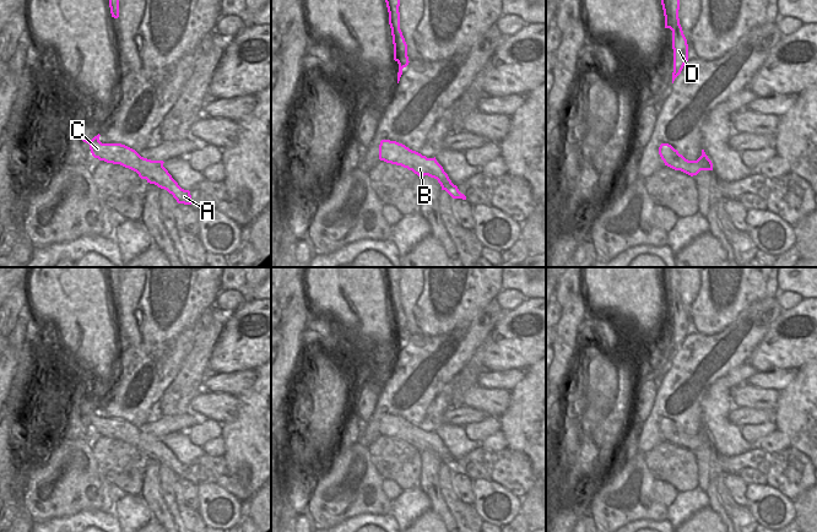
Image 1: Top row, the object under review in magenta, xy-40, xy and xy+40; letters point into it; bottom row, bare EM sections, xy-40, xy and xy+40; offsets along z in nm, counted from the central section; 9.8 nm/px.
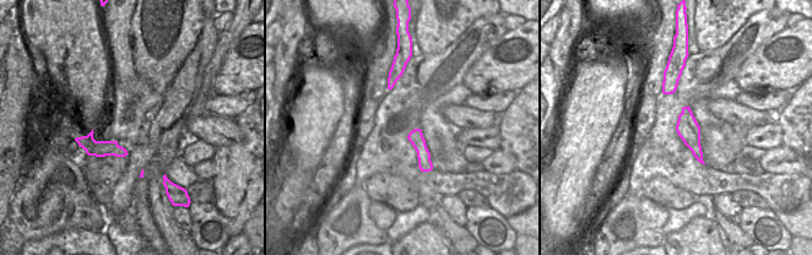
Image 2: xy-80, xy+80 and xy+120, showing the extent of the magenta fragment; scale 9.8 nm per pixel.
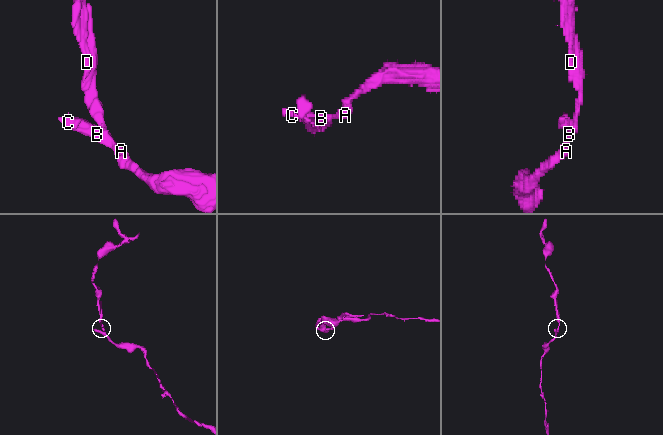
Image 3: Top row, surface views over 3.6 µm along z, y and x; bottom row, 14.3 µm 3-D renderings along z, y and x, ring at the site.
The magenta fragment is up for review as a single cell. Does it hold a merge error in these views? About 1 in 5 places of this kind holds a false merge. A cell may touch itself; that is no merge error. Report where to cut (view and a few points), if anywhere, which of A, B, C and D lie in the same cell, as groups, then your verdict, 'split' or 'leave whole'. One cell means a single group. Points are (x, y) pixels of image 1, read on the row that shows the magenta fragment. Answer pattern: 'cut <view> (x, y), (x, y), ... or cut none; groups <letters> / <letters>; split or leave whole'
cut xy+40 (697, 159), (703, 159), (712, 169); groups A B C / D; split

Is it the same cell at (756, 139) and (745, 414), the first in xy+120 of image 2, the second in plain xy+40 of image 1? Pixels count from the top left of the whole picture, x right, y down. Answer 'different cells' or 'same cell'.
same cell

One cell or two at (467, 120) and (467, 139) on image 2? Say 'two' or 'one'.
two

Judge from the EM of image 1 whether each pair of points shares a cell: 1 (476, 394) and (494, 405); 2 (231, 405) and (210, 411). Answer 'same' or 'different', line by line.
1: same
2: same

